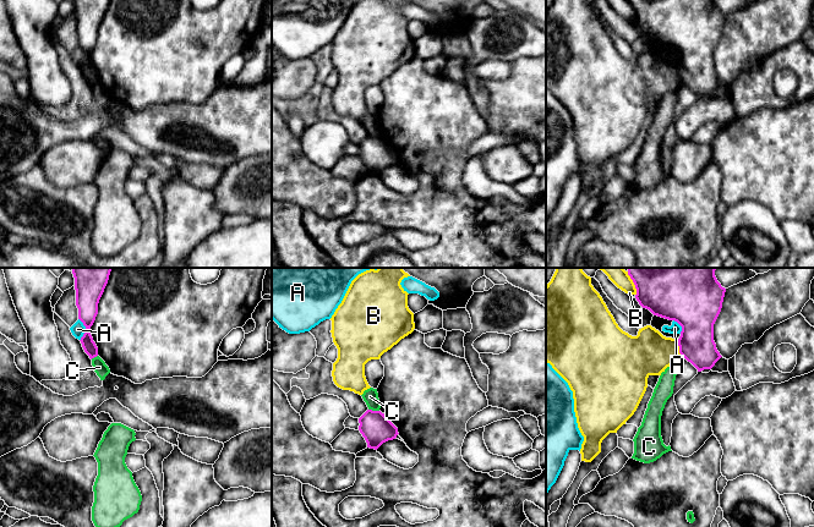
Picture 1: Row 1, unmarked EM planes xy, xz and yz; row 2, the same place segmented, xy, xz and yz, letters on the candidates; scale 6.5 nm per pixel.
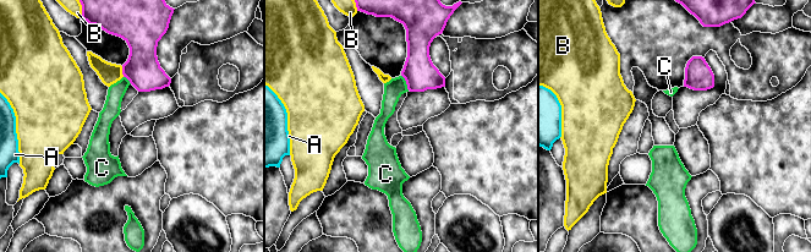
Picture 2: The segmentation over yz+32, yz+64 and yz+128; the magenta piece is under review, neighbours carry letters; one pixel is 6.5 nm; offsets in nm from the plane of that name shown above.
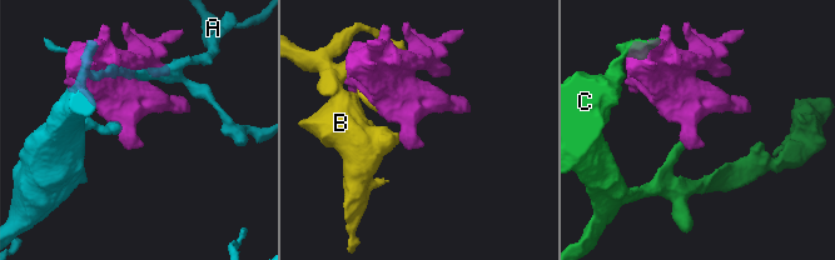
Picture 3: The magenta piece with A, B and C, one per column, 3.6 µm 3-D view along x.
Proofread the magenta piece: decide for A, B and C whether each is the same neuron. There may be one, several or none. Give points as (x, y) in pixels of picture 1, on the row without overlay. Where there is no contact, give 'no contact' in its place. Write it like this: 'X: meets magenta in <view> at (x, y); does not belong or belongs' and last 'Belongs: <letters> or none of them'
A: meets magenta in xy at (86, 55); does not belong
B: meets magenta in yz at (679, 73); does not belong
C: meets magenta in xz at (373, 137); does not belong
Belongs: none of them

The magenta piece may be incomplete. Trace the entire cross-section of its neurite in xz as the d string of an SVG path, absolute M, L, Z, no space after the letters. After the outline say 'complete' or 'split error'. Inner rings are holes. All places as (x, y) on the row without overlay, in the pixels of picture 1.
M367 136L359 144L359 157L367 174L377 176L383 169L397 164L398 154L381 137Z; complete

